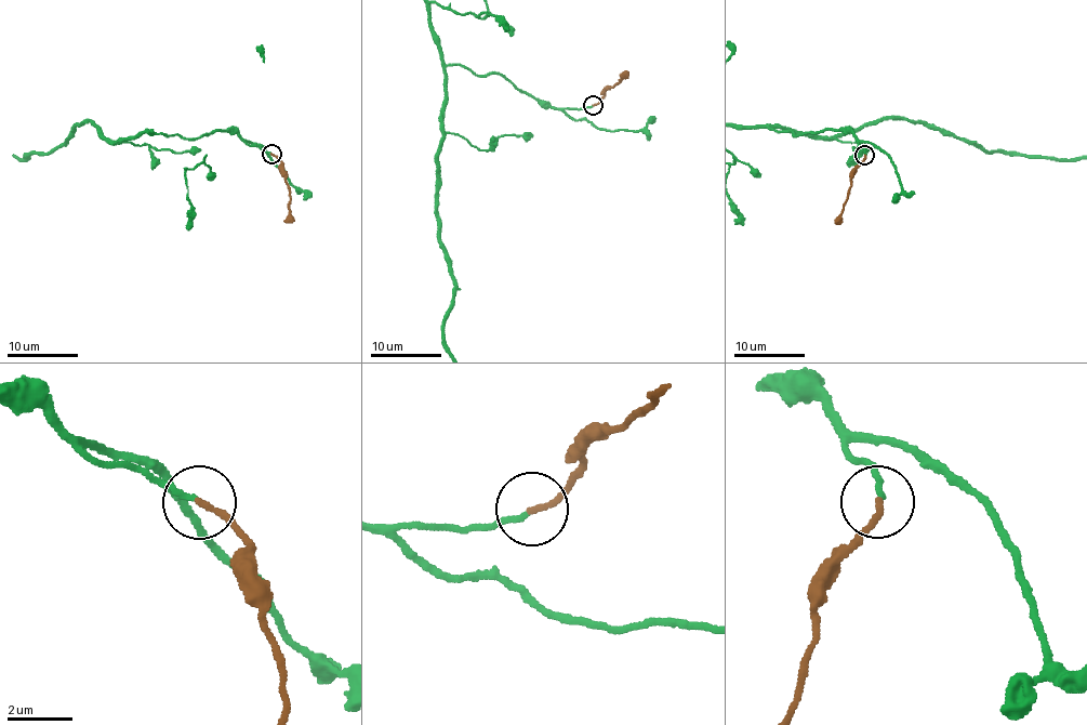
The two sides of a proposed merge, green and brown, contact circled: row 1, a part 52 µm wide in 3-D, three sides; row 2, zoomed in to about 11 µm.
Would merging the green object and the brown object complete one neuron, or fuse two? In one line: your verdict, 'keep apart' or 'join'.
join

